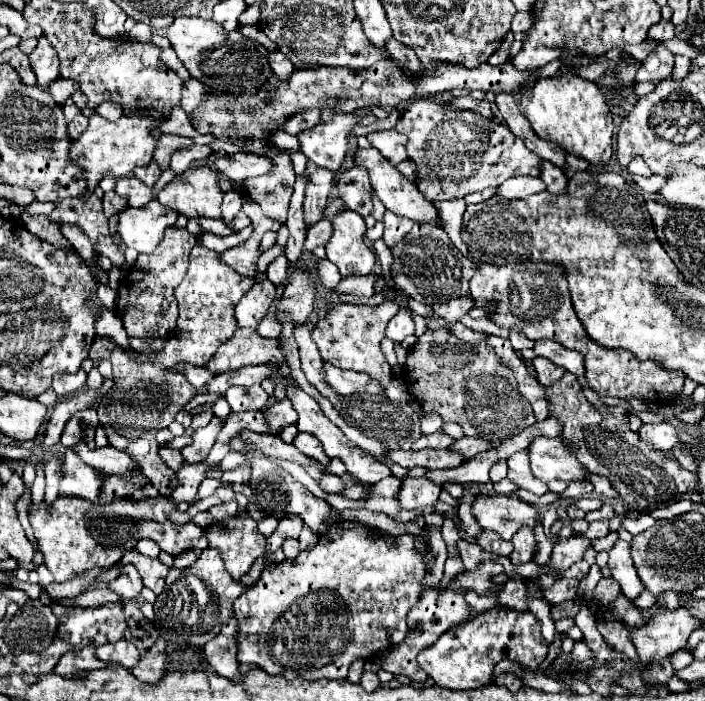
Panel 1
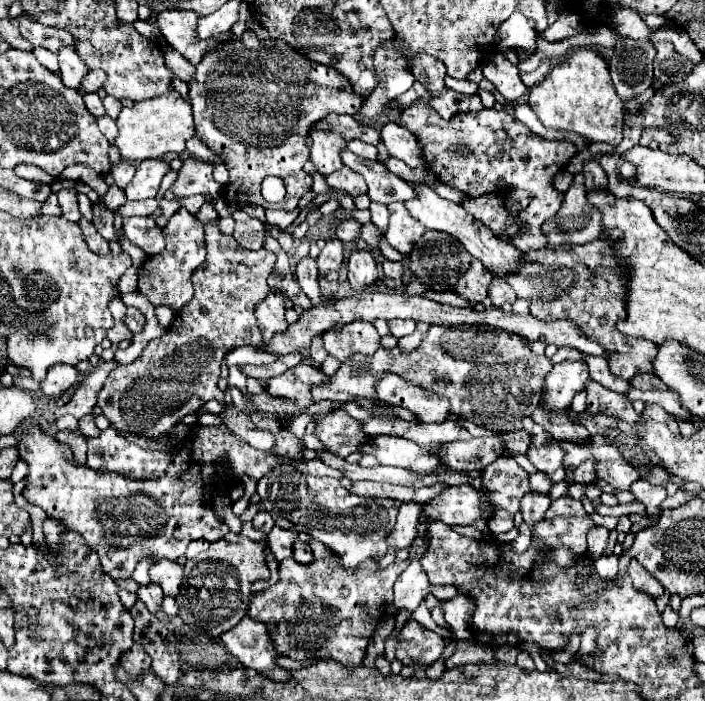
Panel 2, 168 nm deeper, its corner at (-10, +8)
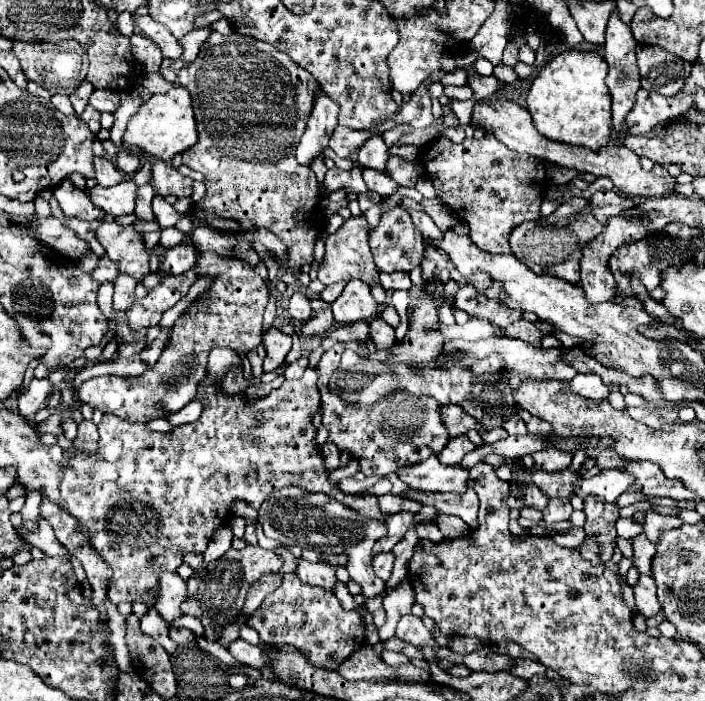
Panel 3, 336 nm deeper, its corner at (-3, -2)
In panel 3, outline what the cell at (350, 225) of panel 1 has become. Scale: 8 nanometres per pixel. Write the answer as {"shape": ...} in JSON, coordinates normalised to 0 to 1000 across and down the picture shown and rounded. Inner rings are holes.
{"shape":[[[495,399],[484,422],[470,434],[478,459],[498,462],[509,456],[526,456],[535,448],[538,434],[526,422],[526,414],[512,399]]]}

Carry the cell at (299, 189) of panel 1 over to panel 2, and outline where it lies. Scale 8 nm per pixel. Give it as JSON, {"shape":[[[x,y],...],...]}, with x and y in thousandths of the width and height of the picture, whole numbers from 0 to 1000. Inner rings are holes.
{"shape":[[[440,365],[426,371],[423,379],[420,379],[420,399],[423,399],[428,417],[440,425],[440,431],[445,437],[457,434],[457,411],[451,405],[451,379],[448,379],[448,371],[443,371]]]}

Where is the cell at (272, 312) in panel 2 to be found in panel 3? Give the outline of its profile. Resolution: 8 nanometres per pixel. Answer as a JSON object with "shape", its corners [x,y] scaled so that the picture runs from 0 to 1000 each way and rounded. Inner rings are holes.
{"shape":[[[382,465],[373,471],[373,494],[376,494],[376,514],[373,514],[373,528],[384,531],[396,525],[413,499],[413,479],[401,476],[396,468]]]}

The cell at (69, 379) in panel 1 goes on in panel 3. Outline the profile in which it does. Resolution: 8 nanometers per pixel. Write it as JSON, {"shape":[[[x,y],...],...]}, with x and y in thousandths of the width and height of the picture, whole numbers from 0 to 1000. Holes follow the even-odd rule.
{"shape":[[[70,539],[44,542],[44,548],[35,556],[35,562],[27,565],[27,591],[33,596],[47,596],[47,591],[67,576],[67,571],[75,562],[75,556],[78,553],[75,553]]]}

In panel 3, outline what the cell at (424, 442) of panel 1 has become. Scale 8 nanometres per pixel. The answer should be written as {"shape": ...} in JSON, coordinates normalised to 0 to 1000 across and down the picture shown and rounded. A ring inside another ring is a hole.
{"shape":[[[648,622],[634,631],[634,636],[623,645],[623,659],[628,662],[651,662],[660,648],[674,642],[674,633],[662,622]]]}

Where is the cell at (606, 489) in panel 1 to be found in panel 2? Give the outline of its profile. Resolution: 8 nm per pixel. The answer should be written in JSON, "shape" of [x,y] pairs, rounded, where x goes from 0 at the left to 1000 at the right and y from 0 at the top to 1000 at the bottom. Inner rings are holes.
{"shape":[[[955,678],[938,690],[925,690],[925,688],[919,688],[919,685],[905,685],[905,688],[899,688],[896,696],[894,696],[894,702],[899,702],[902,713],[908,713],[908,716],[916,722],[916,733],[919,733],[919,739],[922,739],[919,750],[925,750],[925,748],[936,739],[936,730],[939,730],[936,719],[939,719],[942,710],[945,710],[943,692],[949,688],[959,689],[965,693],[973,689],[966,680]]]}

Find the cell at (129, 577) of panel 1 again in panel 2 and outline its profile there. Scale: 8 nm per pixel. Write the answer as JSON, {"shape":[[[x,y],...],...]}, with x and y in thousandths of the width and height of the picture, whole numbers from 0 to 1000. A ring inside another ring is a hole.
{"shape":[[[210,833],[210,836],[199,836],[196,839],[196,853],[201,853],[204,859],[207,859],[207,864],[210,864],[210,870],[216,873],[216,876],[224,876],[230,867],[230,856],[233,856],[233,845],[230,845],[230,839],[224,839],[221,833]]]}

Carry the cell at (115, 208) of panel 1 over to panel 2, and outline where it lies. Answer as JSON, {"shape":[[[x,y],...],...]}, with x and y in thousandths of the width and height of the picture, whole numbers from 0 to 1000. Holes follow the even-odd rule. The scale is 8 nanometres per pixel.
{"shape":[[[156,265],[153,274],[142,282],[142,288],[150,291],[150,297],[156,300],[167,300],[173,291],[179,291],[179,277],[167,265]]]}

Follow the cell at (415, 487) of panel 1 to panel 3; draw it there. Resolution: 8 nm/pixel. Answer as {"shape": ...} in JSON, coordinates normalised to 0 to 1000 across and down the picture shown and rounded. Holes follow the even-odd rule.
{"shape":[[[540,787],[540,790],[535,790],[529,796],[529,813],[532,813],[532,819],[549,830],[552,822],[555,822],[555,813],[557,813],[557,802],[560,802],[557,787]]]}

